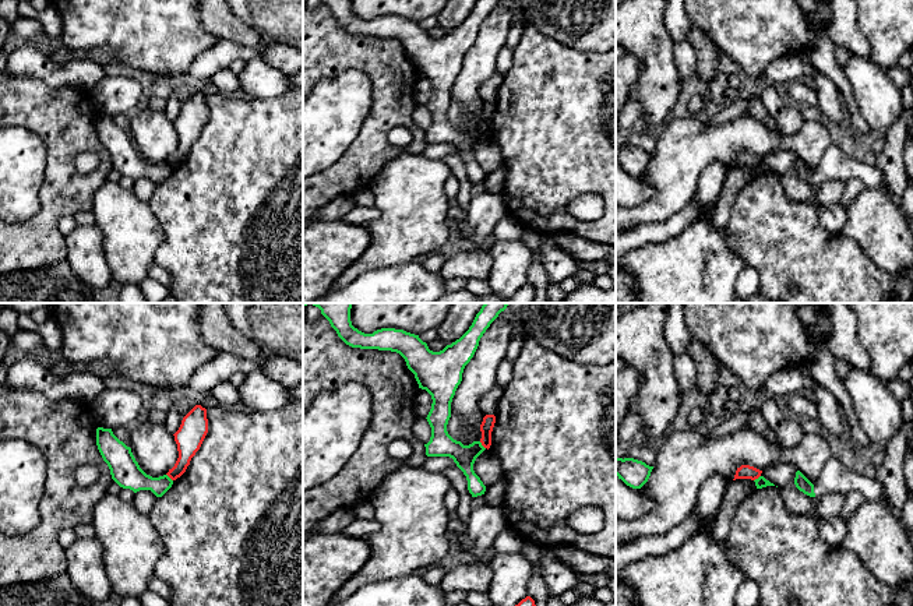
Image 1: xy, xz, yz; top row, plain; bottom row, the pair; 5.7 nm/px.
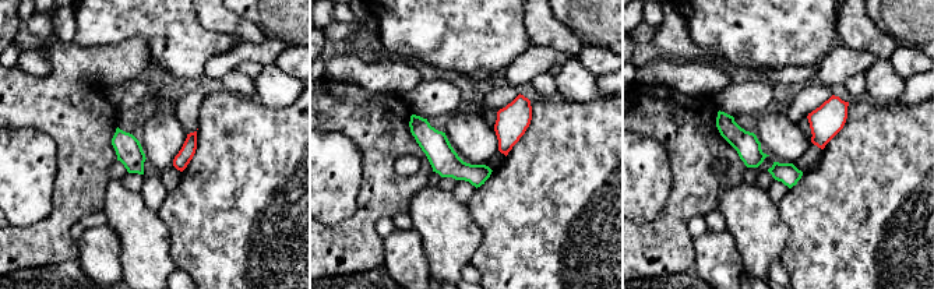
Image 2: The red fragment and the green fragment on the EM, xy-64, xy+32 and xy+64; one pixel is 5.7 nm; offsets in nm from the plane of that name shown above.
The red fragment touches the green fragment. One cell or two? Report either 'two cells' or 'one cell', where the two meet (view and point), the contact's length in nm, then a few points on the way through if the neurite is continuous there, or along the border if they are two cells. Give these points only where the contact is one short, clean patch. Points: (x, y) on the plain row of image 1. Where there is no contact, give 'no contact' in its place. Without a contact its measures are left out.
two cells; contact xz (482, 131); length 60 nm; border xz (479, 129), (485, 136)

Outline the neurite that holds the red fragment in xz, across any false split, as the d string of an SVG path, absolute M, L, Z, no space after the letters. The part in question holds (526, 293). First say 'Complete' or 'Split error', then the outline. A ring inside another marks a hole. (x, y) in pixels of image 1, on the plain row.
Complete. M526 283L511 297L508 297L505 303L532 303L535 300L535 295L535 288L530 283Z

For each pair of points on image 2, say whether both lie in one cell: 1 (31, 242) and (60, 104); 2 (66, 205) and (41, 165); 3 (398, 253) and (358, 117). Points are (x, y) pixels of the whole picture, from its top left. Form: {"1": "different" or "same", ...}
{"1": "same", "2": "different", "3": "different"}

